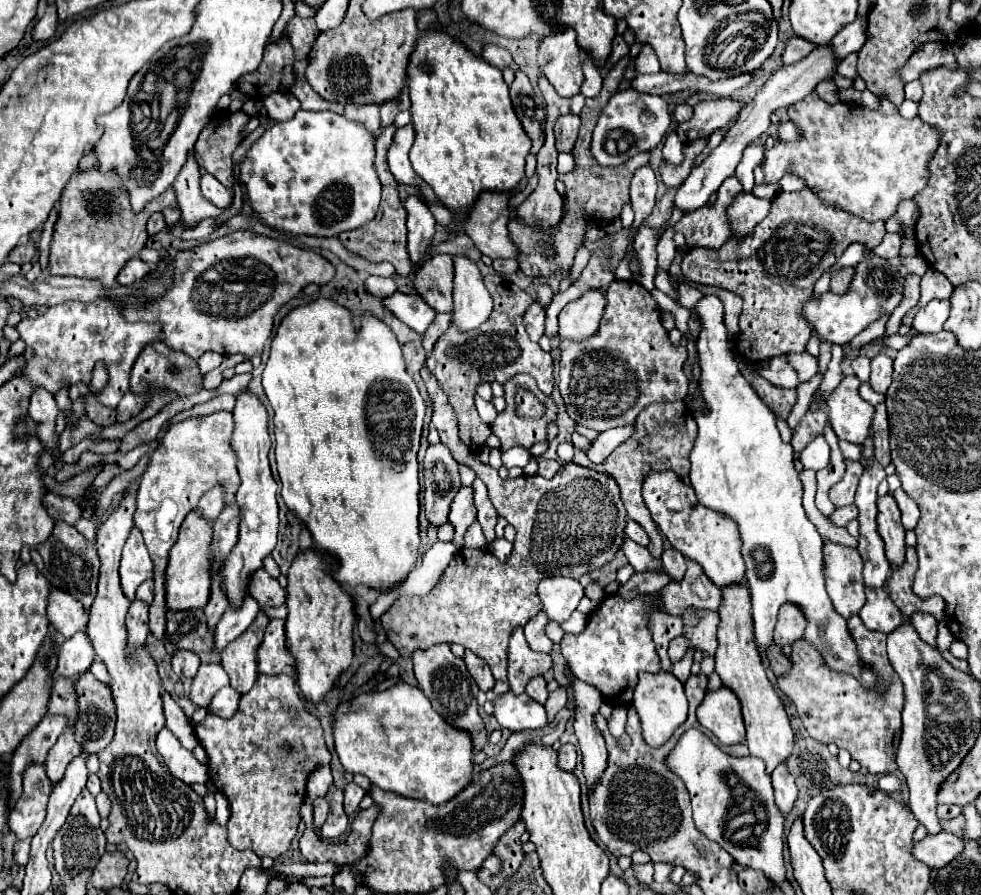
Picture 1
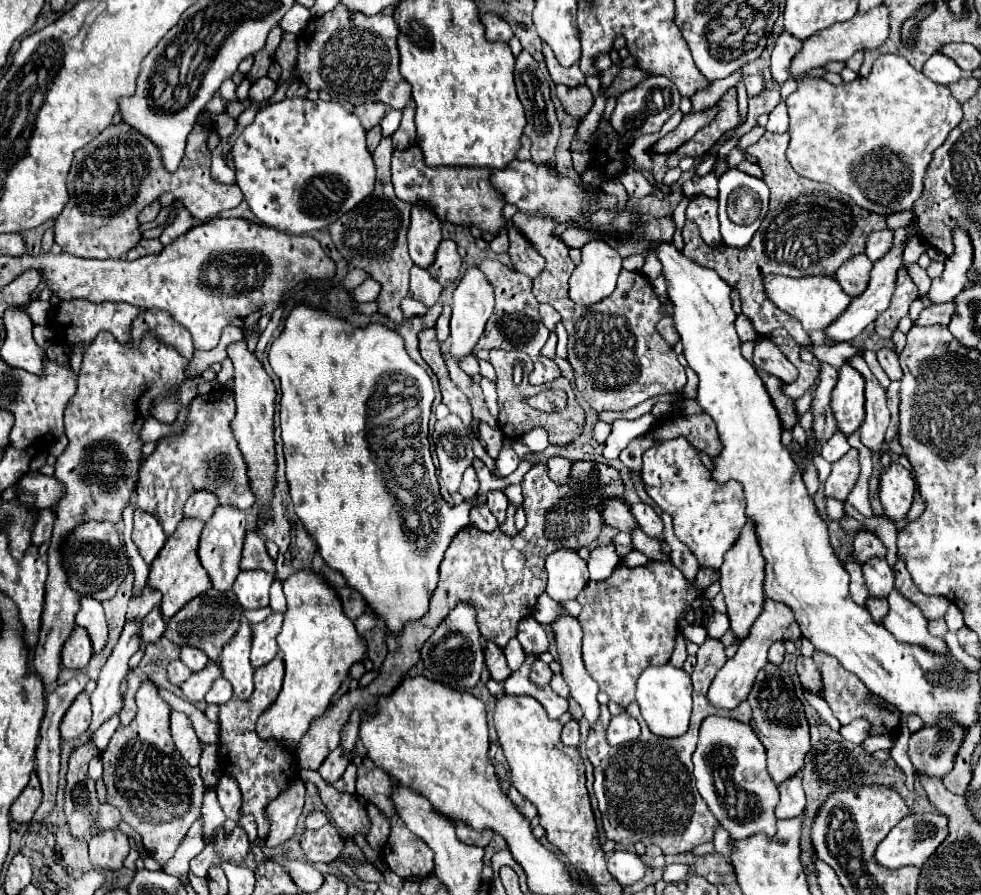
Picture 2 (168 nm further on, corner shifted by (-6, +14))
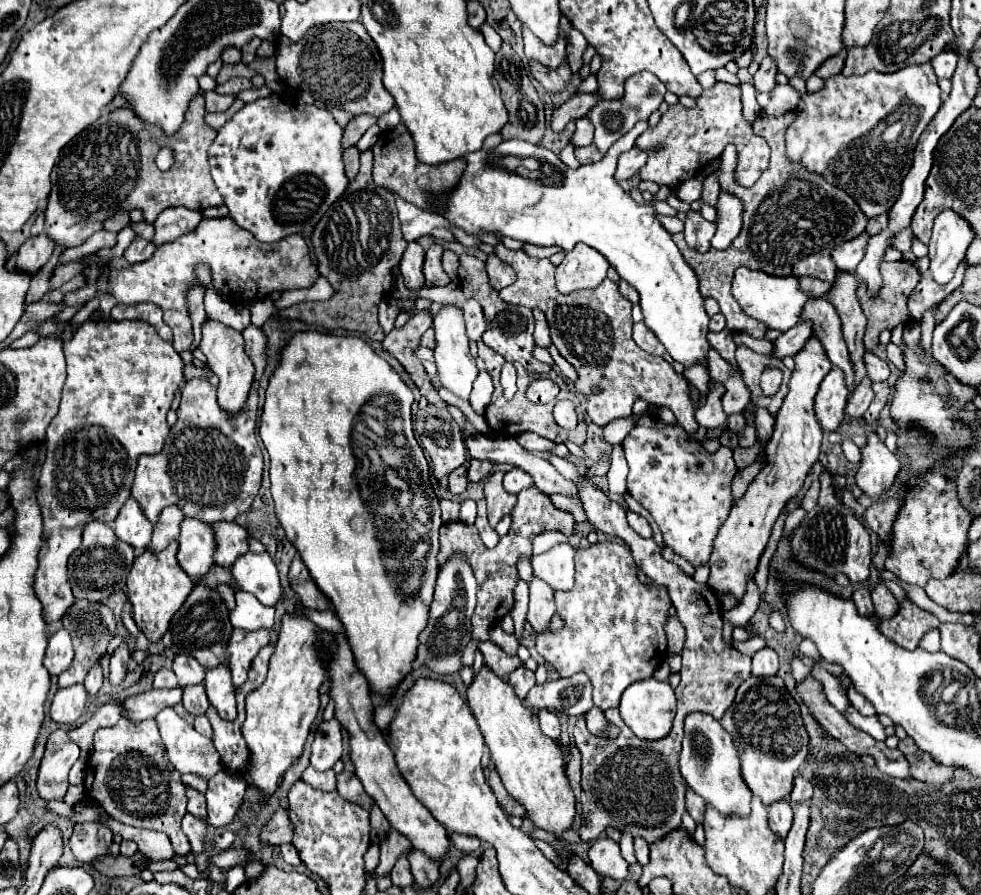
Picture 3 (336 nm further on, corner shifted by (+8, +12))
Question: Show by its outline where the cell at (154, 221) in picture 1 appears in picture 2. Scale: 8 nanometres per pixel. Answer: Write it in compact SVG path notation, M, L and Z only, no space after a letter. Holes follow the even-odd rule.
M156 200L156 202L152 202L150 206L146 206L142 212L140 212L140 216L138 216L138 222L140 224L146 224L146 222L152 222L156 216L158 216L158 212L162 210L162 206L160 206L160 202Z

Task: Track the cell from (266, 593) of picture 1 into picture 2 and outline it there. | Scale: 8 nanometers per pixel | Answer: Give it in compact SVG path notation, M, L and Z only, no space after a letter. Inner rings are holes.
M246 532L240 570L264 570L264 572L276 574L276 564L266 552L264 540L256 532Z

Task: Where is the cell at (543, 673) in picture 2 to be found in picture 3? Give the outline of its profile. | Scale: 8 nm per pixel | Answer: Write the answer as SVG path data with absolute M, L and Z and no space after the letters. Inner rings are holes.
M520 666L520 668L516 668L516 670L510 674L510 684L514 686L516 696L524 700L526 694L528 694L528 690L536 684L534 672L532 672L532 670L526 670L524 666Z

